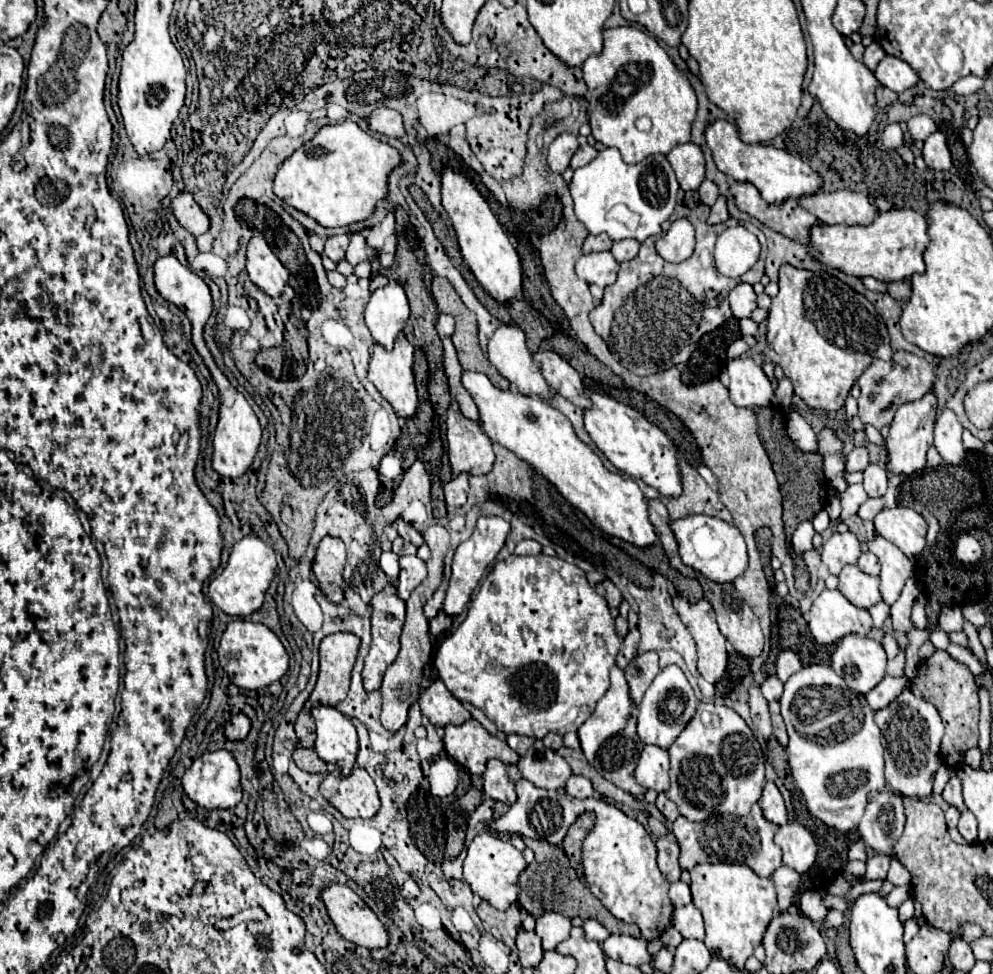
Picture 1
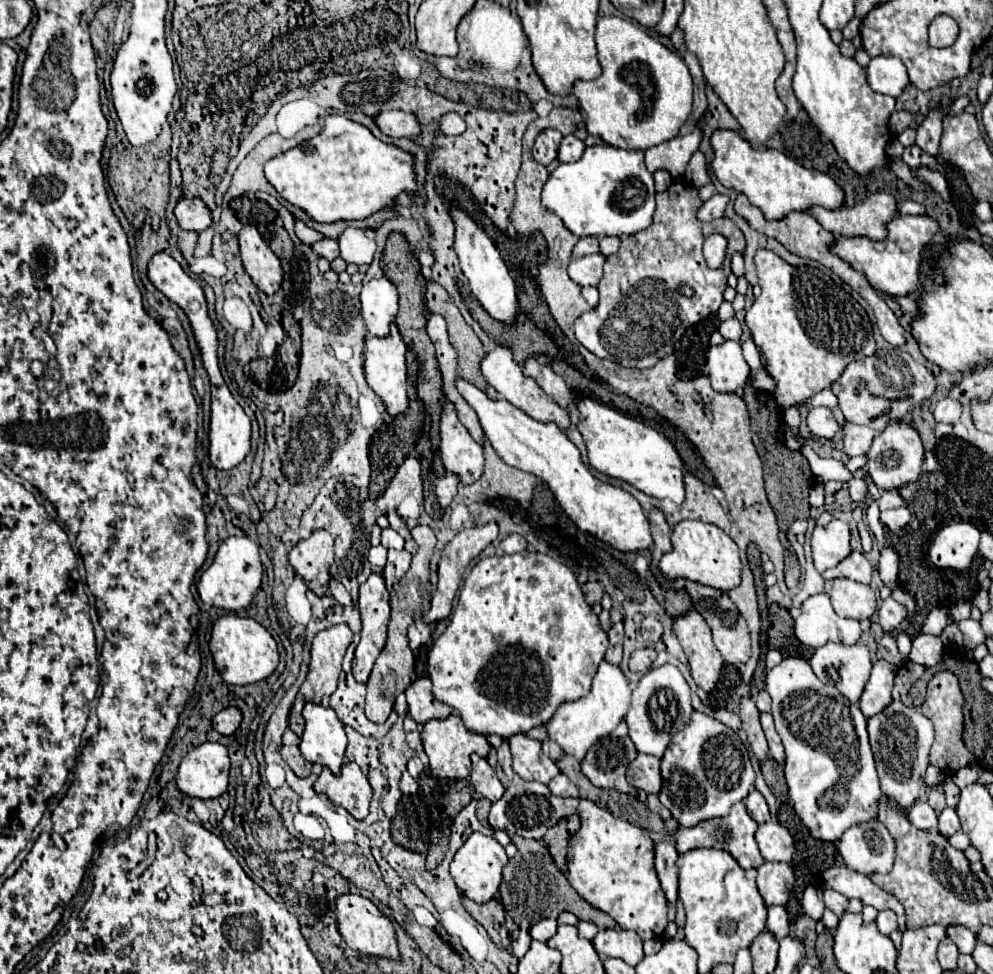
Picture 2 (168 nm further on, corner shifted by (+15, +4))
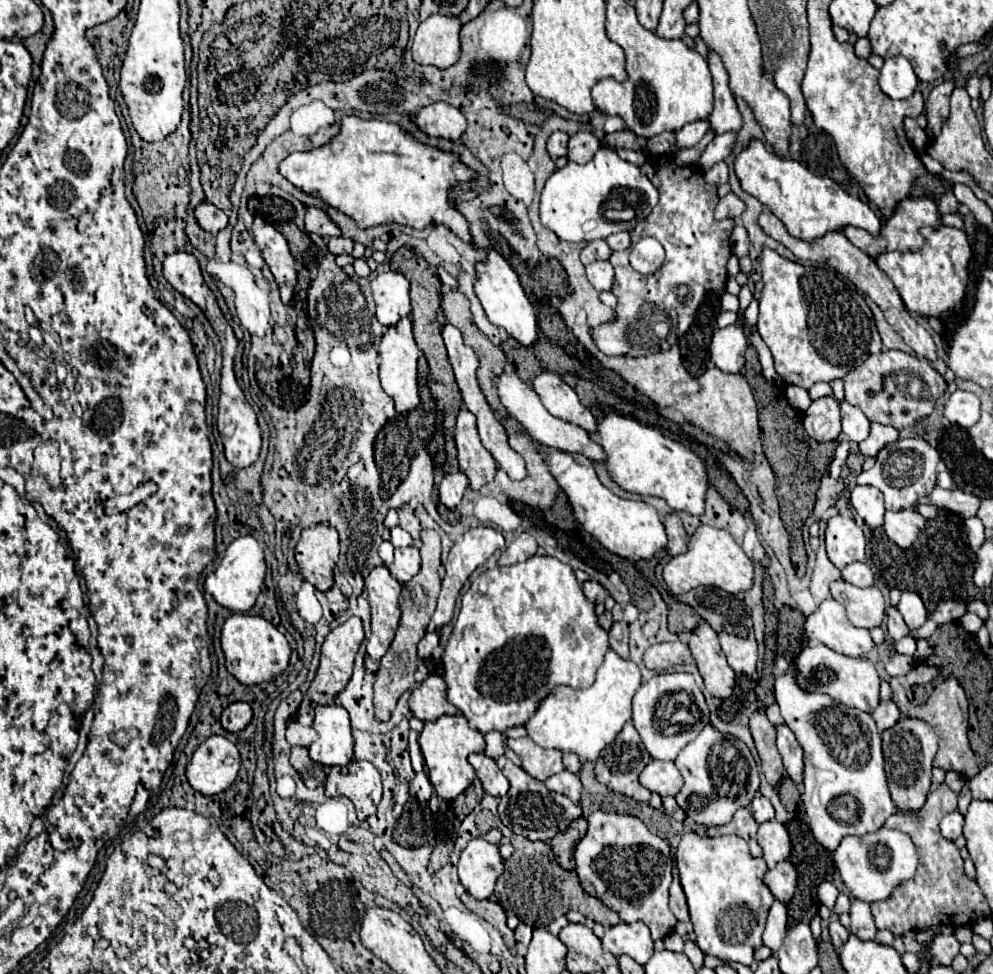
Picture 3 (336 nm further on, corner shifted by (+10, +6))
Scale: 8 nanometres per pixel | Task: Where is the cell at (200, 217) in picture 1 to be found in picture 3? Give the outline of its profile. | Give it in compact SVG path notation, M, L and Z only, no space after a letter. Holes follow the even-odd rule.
M204 201L196 207L196 219L198 219L198 225L212 235L216 235L218 231L222 231L228 225L228 215L208 201Z

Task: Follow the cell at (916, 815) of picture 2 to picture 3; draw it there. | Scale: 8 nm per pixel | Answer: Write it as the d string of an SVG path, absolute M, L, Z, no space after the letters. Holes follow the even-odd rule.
M790 669L786 675L776 677L776 703L782 711L782 717L786 725L796 733L796 739L800 741L804 749L804 783L802 783L802 803L808 818L809 827L816 837L816 841L836 851L838 843L848 835L866 835L872 831L878 831L884 821L892 813L908 813L900 811L894 801L890 799L890 791L886 785L886 773L884 773L884 757L882 757L882 739L880 731L876 729L876 723L870 713L850 709L842 703L836 703L828 695L822 693L806 693L796 683L796 671Z

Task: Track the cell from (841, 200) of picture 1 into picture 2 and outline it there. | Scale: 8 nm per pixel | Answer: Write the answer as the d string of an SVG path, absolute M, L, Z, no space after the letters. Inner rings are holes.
M873 193L865 201L841 209L821 209L815 205L809 213L833 235L847 237L869 237L873 241L885 239L885 223L897 215L895 199L887 193Z

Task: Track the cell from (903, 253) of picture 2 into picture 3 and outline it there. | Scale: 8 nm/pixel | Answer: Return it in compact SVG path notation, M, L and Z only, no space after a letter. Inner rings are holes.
M942 225L940 231L932 231L926 227L922 229L922 235L926 237L926 245L920 251L884 253L876 257L876 263L892 279L910 313L944 319L962 311L968 285L968 265L972 263L972 247L962 229Z

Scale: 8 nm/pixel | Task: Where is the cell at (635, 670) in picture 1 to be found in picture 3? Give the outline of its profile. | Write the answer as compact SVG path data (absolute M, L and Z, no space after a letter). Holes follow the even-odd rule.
M674 641L674 643L658 643L652 645L644 653L644 665L652 671L666 671L674 665L686 663L690 657L690 649L684 641Z

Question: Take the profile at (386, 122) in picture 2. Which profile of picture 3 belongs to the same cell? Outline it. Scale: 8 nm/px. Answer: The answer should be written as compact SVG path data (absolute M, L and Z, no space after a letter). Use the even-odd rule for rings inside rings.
M432 103L414 117L414 123L428 137L444 137L456 141L466 131L466 117L448 103Z

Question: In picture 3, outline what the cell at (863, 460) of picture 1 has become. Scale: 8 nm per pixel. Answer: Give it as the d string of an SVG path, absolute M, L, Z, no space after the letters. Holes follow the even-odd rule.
M842 401L842 433L844 437L848 437L854 443L860 443L868 437L870 433L870 421L868 417L862 413L862 409Z

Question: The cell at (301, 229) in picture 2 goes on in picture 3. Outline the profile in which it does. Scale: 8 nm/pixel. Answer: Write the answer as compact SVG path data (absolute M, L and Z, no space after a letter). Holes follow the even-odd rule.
M308 207L308 211L306 211L306 231L308 233L318 233L322 237L340 235L338 225L320 207Z

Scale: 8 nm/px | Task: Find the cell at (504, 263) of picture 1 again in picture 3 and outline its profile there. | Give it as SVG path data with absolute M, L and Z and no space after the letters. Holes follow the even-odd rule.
M494 249L488 251L488 261L476 265L478 271L478 283L476 283L476 297L480 299L486 317L492 325L502 327L510 337L514 337L520 345L524 347L532 347L538 341L540 329L538 329L538 317L536 311L530 303L530 299L526 297L518 275L514 273L514 269L508 265L508 261L496 253Z

